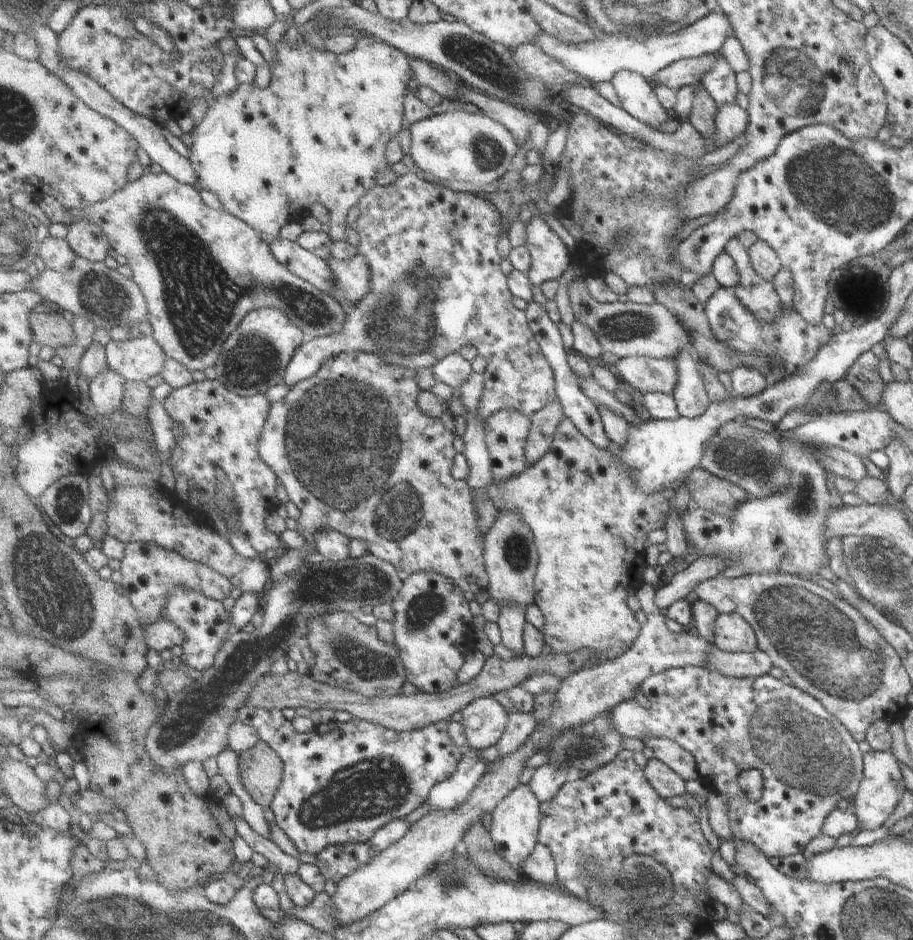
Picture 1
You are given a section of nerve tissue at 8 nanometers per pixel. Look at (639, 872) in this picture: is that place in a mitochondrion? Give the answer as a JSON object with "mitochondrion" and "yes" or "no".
{"mitochondrion":"yes"}

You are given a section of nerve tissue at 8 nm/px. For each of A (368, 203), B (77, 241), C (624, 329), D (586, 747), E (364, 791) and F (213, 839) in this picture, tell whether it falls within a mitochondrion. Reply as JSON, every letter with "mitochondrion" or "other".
{"A":"other","B":"other","C":"mitochondrion","D":"mitochondrion","E":"mitochondrion","F":"other"}

